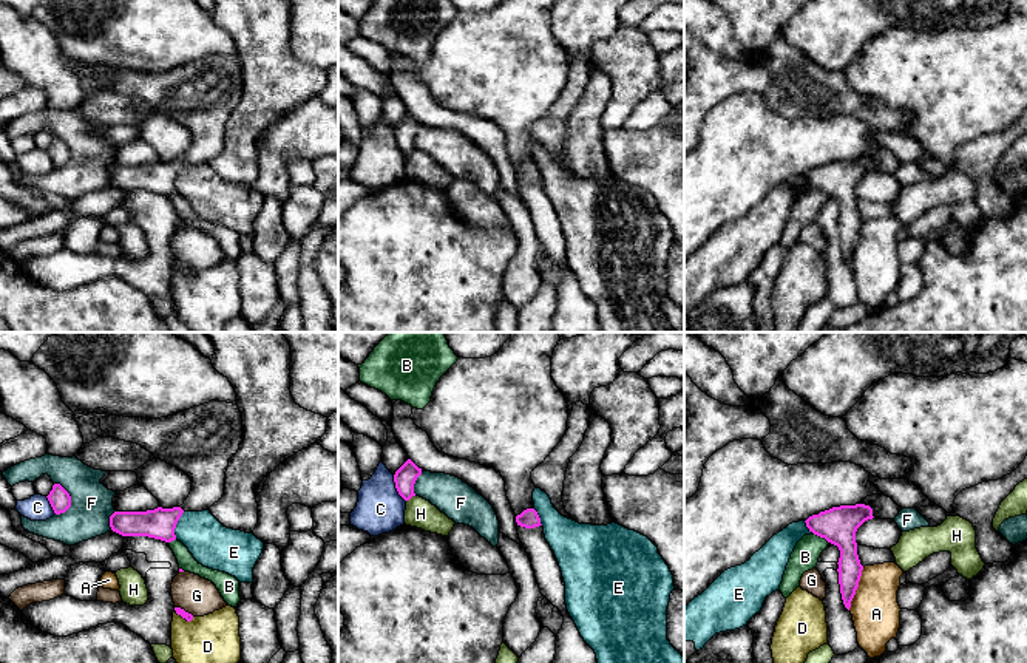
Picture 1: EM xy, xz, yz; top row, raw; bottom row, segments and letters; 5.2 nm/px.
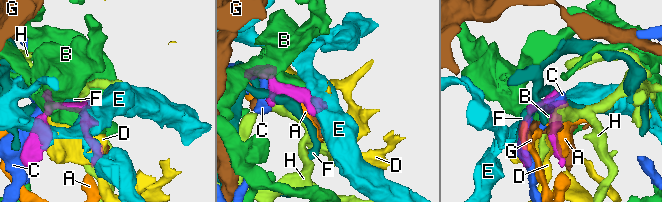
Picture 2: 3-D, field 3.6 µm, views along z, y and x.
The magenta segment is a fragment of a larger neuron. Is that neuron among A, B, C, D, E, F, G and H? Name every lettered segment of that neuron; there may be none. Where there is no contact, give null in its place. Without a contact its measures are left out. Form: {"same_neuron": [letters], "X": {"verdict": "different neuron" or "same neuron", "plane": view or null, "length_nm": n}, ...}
{"same_neuron": [], "A": {"verdict": "different neuron", "plane": "yz", "length_nm": 240}, "B": {"verdict": "different neuron", "plane": "yz", "length_nm": 110}, "C": {"verdict": "different neuron", "plane": "xz", "length_nm": 160}, "D": {"verdict": "different neuron", "plane": "xy", "length_nm": 120}, "E": {"verdict": "different neuron", "plane": "xy", "length_nm": 150}, "F": {"verdict": "different neuron", "plane": "xy", "length_nm": 180}, "G": {"verdict": "different neuron", "plane": "xy", "length_nm": 120}, "H": {"verdict": "different neuron", "plane": "xz", "length_nm": 60}}

